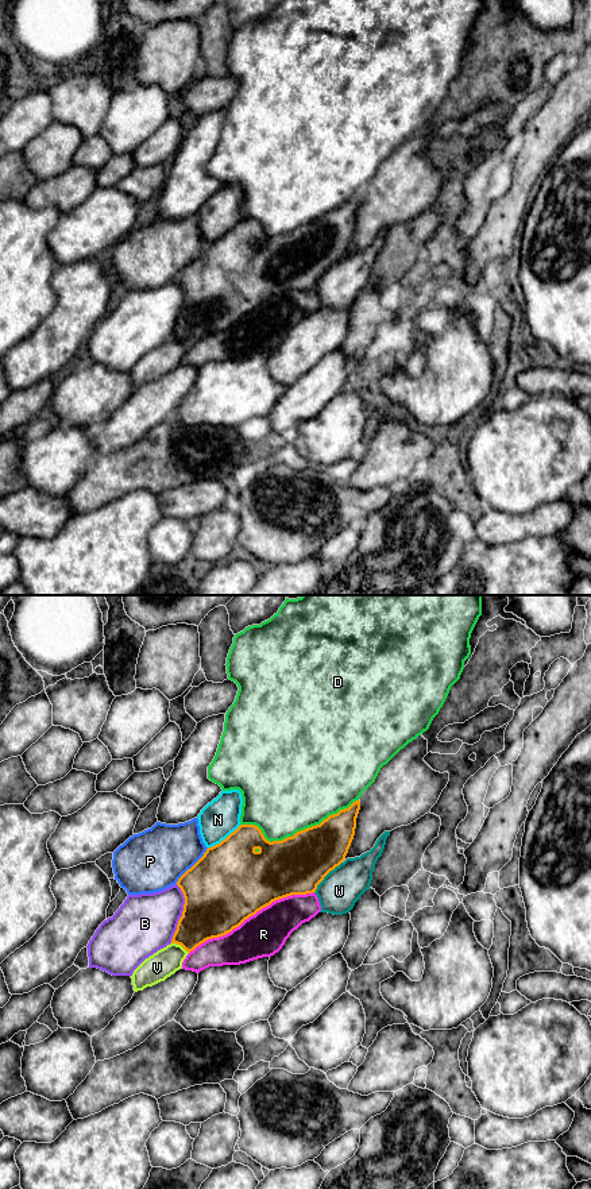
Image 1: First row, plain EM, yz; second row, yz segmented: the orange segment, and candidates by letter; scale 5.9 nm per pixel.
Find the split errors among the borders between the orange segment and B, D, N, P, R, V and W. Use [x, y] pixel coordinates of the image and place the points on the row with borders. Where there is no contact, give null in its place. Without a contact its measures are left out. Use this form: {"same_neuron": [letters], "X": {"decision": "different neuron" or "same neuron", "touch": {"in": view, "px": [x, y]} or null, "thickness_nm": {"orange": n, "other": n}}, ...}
{"same_neuron": ["N"], "B": {"decision": "different neuron", "touch": {"in": "yz", "px": [182, 914]}, "thickness_nm": {"orange": 420, "other": 360}}, "D": {"decision": "different neuron", "touch": {"in": "yz", "px": [297, 832]}, "thickness_nm": {"orange": 360, "other": 500}}, "N": {"decision": "same neuron", "touch": {"in": "yz", "px": [226, 838]}, "thickness_nm": {"orange": 440, "other": 220}}, "P": {"decision": "different neuron", "touch": {"in": "yz", "px": [193, 865]}, "thickness_nm": {"orange": 460, "other": 360}}, "R": {"decision": "different neuron", "touch": {"in": "yz", "px": [251, 915]}, "thickness_nm": {"orange": 460, "other": 260}}, "V": {"decision": "different neuron", "touch": {"in": "yz", "px": [180, 944]}, "thickness_nm": {"orange": 300, "other": 170}}, "W": {"decision": "different neuron", "touch": {"in": "yz", "px": [325, 875]}, "thickness_nm": {"orange": 360, "other": 240}}}

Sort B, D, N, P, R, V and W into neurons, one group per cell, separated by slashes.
B / D / N / P / R / V / W

